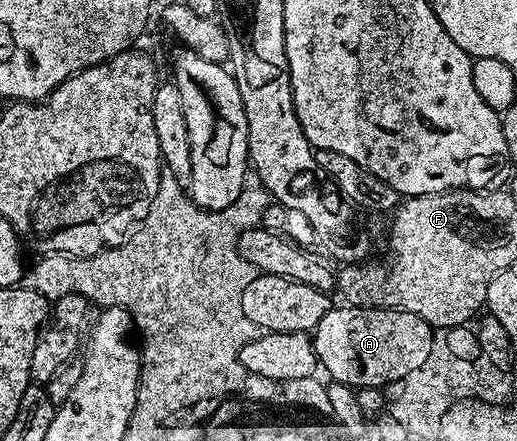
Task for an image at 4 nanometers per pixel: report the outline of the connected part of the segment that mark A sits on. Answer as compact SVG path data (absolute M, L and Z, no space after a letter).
M333 306L318 322L311 333L317 363L329 371L328 379L348 384L354 389L379 388L385 384L396 385L407 378L407 374L423 366L435 343L435 330L423 318L410 312L398 312L395 308L355 308L352 306Z

